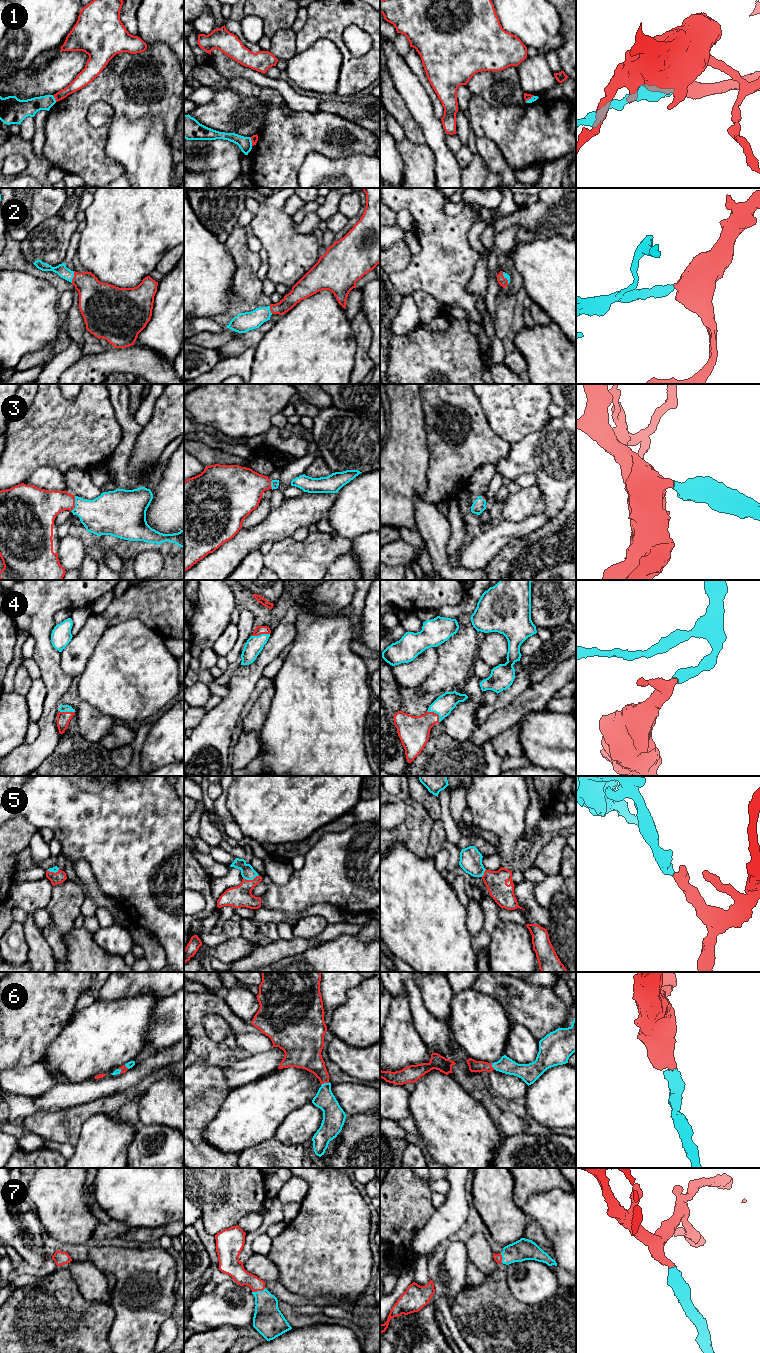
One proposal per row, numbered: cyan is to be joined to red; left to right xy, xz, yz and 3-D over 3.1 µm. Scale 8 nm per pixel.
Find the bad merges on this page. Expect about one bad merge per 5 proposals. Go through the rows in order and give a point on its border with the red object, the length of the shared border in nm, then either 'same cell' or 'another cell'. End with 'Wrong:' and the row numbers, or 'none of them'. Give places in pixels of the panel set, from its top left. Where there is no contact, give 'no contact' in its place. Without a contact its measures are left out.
1: contact xz (251, 140); length 80 nm; another cell
2: contact xy (73, 277); length 100 nm; same cell
3: contact xy (74, 504); length 130 nm; same cell
4: contact yz (435, 713); length 140 nm; same cell
5: contact xz (250, 880); length 130 nm; same cell
6: contact xz (325, 1082); length 80 nm; same cell
7: contact xz (258, 1290); length 120 nm; same cell
Wrong: 1

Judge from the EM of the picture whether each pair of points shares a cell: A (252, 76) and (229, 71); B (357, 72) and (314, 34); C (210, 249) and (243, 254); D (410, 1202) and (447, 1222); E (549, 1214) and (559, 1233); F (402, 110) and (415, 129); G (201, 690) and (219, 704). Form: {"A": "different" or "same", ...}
{"A": "same", "B": "same", "C": "different", "D": "different", "E": "same", "F": "same", "G": "different"}

